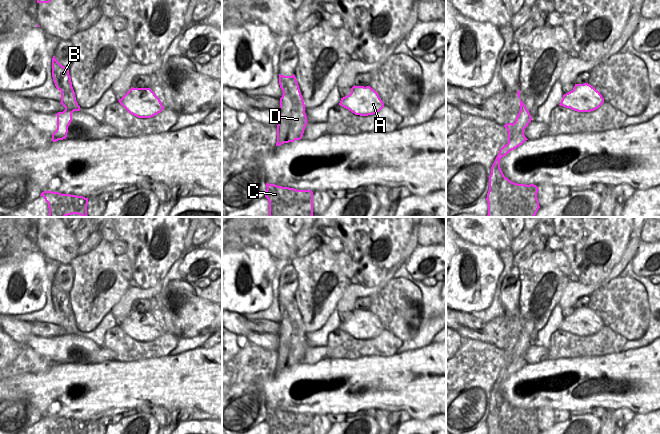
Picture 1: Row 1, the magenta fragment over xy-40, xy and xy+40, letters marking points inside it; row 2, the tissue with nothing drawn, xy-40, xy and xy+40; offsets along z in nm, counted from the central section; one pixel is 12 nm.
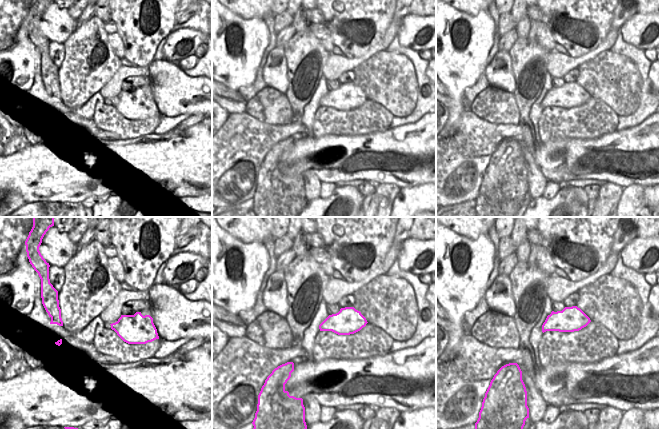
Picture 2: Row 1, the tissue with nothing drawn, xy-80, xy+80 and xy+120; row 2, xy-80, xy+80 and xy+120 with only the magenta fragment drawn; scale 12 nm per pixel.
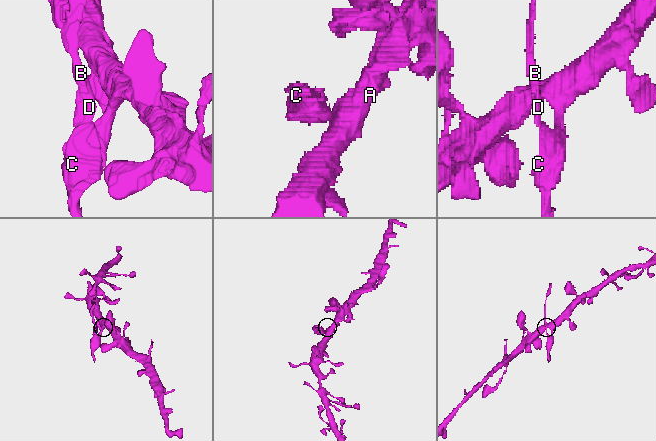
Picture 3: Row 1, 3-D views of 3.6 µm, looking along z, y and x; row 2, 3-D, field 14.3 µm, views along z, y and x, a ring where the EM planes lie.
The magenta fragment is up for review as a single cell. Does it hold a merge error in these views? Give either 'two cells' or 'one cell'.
two cells

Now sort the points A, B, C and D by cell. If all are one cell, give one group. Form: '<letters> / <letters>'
A C / B D

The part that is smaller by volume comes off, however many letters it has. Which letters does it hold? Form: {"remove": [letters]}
{"remove": ["B", "D"]}

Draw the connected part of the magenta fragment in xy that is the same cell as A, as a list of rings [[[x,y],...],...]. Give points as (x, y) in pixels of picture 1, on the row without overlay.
[[[355,309],[349,319],[341,322],[339,329],[360,340],[376,338],[384,331],[383,325],[374,313],[370,310]]]

